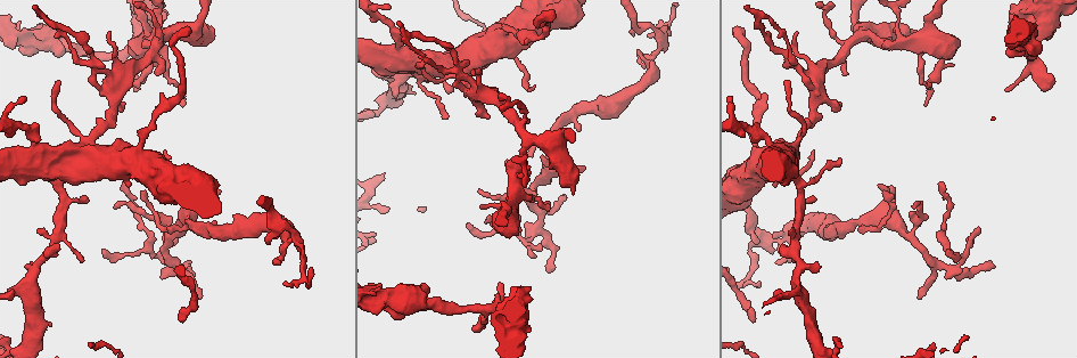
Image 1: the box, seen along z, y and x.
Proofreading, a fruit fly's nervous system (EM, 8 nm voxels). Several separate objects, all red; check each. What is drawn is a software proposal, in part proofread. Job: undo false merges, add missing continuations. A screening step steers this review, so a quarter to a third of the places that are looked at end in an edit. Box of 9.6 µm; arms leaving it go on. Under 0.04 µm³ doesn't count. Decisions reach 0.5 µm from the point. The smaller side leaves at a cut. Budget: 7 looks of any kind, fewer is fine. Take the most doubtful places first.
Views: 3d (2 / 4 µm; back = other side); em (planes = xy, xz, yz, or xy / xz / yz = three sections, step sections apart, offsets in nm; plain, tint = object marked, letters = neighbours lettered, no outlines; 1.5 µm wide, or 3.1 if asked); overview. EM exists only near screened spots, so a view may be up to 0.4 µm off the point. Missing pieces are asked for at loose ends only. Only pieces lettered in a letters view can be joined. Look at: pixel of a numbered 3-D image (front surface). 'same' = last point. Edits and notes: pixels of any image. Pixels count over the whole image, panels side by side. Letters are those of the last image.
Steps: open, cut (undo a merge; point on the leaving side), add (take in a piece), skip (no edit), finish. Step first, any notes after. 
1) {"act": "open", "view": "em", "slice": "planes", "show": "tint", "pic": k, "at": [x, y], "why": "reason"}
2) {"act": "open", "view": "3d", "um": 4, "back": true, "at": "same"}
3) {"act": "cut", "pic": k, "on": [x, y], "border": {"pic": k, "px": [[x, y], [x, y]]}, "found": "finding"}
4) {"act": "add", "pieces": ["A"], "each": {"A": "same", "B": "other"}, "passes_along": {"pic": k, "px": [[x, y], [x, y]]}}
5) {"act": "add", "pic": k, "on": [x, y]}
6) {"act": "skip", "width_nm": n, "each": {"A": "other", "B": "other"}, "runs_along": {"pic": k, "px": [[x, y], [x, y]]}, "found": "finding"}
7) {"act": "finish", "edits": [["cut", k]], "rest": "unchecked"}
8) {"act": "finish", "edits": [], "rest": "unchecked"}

{"act": "open", "view": "em", "slice": "planes", "show": "letters", "pic": 1, "at": [499, 284], "why": "free end"}

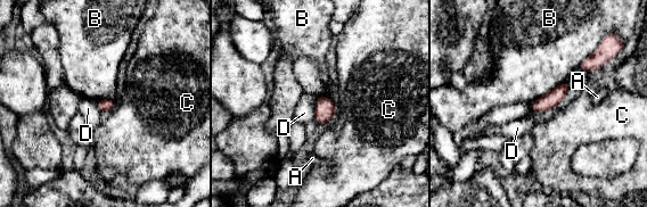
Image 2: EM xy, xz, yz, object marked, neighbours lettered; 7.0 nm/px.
{"act": "skip", "width_nm": 100, "each": {"A": "other", "B": "other", "C": "other", "D": "other"}, "border": {"pic": 2, "px": [[317, 97], [313, 118]]}, "found": "none of them fits"}

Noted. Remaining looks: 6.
{"act": "open", "view": "em", "slice": "planes", "show": "letters", "pic": 1, "at": [811, 159], "why": "tapers out"}

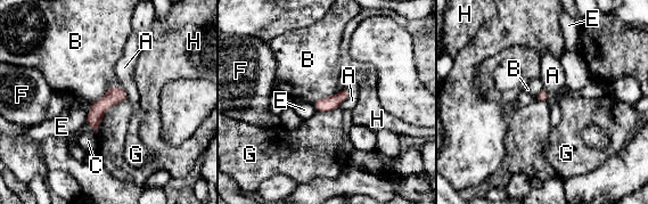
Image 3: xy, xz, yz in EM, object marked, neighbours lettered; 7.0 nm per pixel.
{"act": "skip", "each": {"A": "other", "B": "other", "C": "other", "E": "other", "F": "other", "G": "other", "H": "other"}, "border": {"pic": 3, "px": [[121, 86], [112, 86], [91, 104]]}, "found": "no lettered piece goes on from it"}

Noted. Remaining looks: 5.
{"act": "open", "view": "3d", "um": 2, "pic": 1, "at": [451, 87], "why": "branch stops here"}

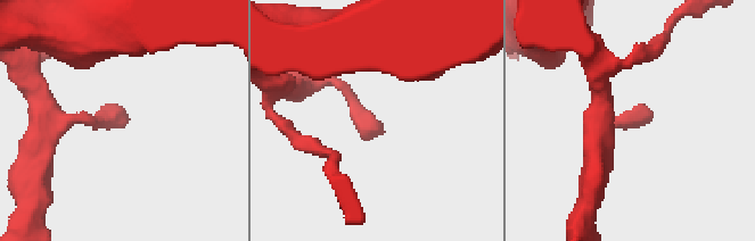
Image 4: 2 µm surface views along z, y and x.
{"act": "open", "view": "em", "slice": "xz", "step": 4, "show": "letters", "pic": 4, "at": [380, 127], "why": "now the EM"}

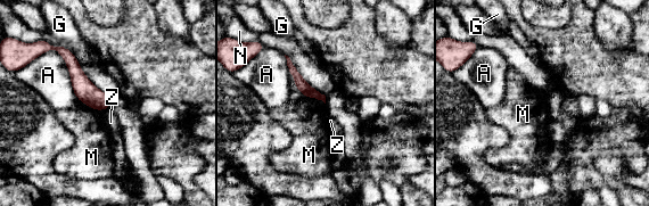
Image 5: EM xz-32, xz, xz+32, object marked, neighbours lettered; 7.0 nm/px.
{"act": "skip", "each": {"A": "other", "G": "other", "M": "other", "N": "other", "Z": "other"}, "runs_along": {"pic": 5, "px": [[62, 50], [79, 80], [105, 106]]}, "found": "no lettered piece goes on from it"}

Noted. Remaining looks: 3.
{"act": "finish", "edits": [], "rest": "unchecked"}

